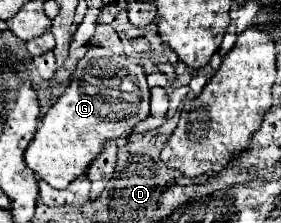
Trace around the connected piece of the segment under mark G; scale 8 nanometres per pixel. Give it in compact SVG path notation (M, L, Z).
M102 46L98 48L98 58L84 56L80 60L64 94L40 118L40 126L24 152L24 162L38 178L62 190L86 172L106 140L130 136L132 128L148 116L148 102L150 88L142 66Z

